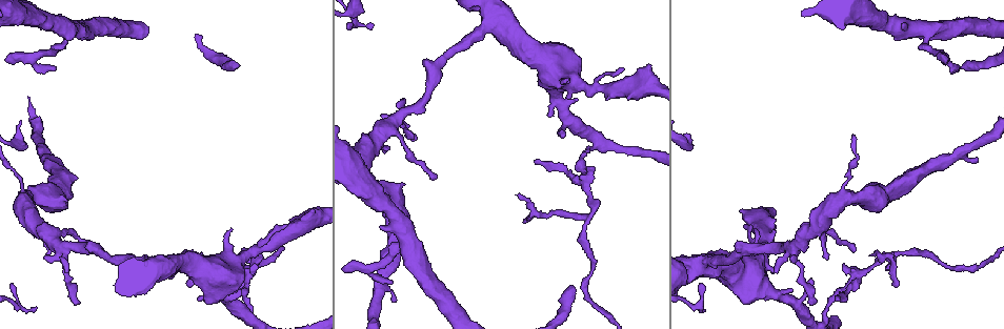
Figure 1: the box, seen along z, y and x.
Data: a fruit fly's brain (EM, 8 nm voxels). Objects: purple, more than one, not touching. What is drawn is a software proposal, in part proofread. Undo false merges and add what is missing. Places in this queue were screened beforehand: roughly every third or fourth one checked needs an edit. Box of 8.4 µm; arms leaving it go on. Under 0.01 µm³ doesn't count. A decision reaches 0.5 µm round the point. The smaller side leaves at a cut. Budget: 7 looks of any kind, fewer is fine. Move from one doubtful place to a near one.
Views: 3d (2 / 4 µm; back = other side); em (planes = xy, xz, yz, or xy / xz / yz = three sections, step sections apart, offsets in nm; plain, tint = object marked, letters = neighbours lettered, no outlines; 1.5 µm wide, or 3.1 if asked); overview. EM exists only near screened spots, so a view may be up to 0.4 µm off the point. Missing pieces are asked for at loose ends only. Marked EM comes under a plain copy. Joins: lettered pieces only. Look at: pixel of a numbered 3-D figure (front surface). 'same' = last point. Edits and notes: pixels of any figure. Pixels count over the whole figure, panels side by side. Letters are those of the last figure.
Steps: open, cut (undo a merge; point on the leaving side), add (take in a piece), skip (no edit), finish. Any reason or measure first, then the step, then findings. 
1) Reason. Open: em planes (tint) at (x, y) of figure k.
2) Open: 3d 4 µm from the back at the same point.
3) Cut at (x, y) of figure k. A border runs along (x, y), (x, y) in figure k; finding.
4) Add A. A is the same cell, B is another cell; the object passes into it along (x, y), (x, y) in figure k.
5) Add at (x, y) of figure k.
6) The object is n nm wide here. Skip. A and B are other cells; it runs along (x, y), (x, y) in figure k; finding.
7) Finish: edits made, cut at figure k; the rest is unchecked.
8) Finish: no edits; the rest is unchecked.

Open: 3d 4 µm at (889, 258) of figure 1.

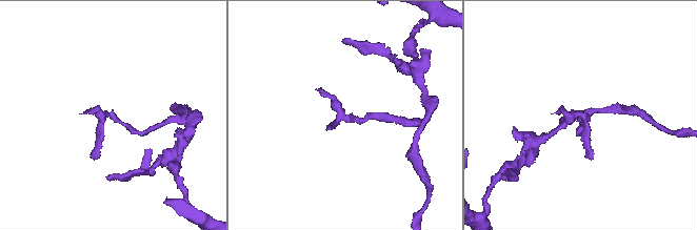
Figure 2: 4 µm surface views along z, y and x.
Shape alone is not enough. Open: em planes (letters) at (342, 120) of figure 2.

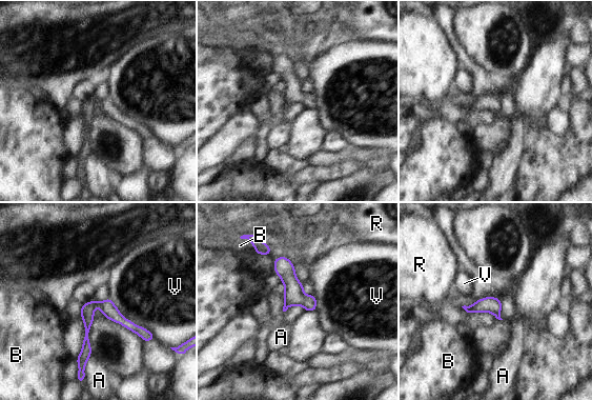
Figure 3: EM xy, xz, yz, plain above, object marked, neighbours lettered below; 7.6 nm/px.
The longest contact is with V, 480 nm. Skip. A, B, R and V are other cells; it runs along (149, 335), (95, 304), (80, 364) in figure 3; one cell here.

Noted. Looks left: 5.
Tapers out. Open: 3d 2 µm at (199, 299) of figure 1.

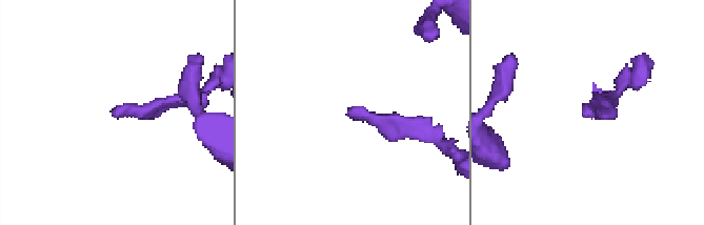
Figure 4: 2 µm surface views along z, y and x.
Need the tissue. Open: em yz step 4 (tint) at (586, 114) of figure 4.

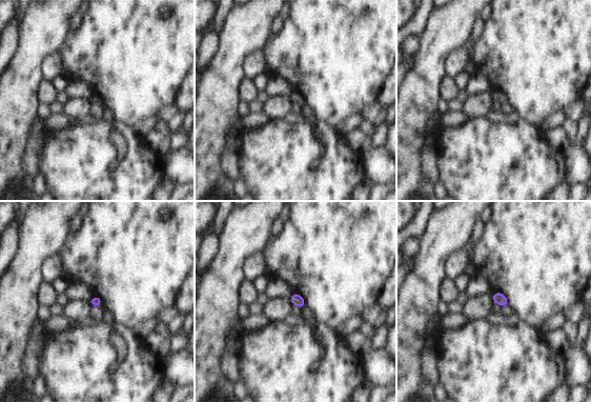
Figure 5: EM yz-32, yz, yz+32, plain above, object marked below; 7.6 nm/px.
Open: em planes (letters) at the same point.

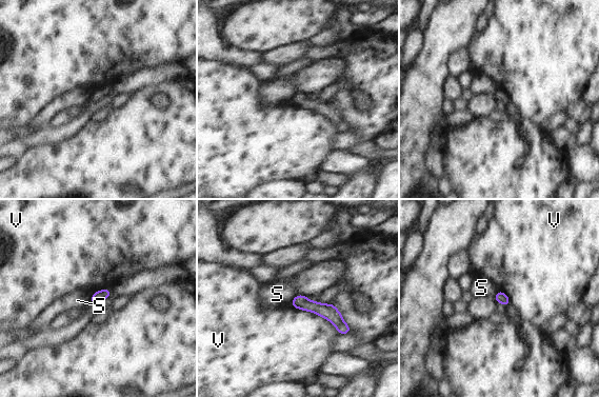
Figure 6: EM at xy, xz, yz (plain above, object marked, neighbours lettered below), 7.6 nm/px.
The longest contact is with V, 440 nm. Skip. S and V are other cells; a border runs along (95, 291), (90, 302) in figure 6; no lettered piece goes on from it.

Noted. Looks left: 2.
Finish: no edits; the rest is unchecked.

